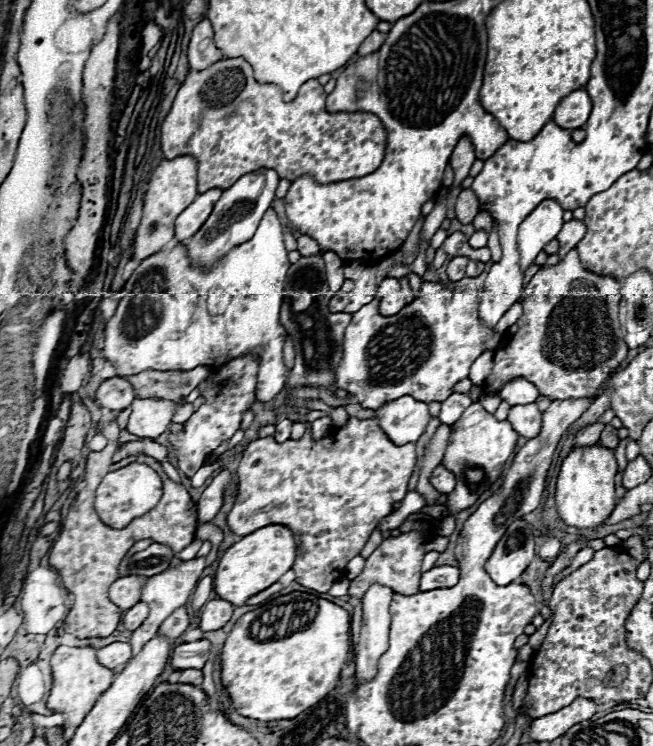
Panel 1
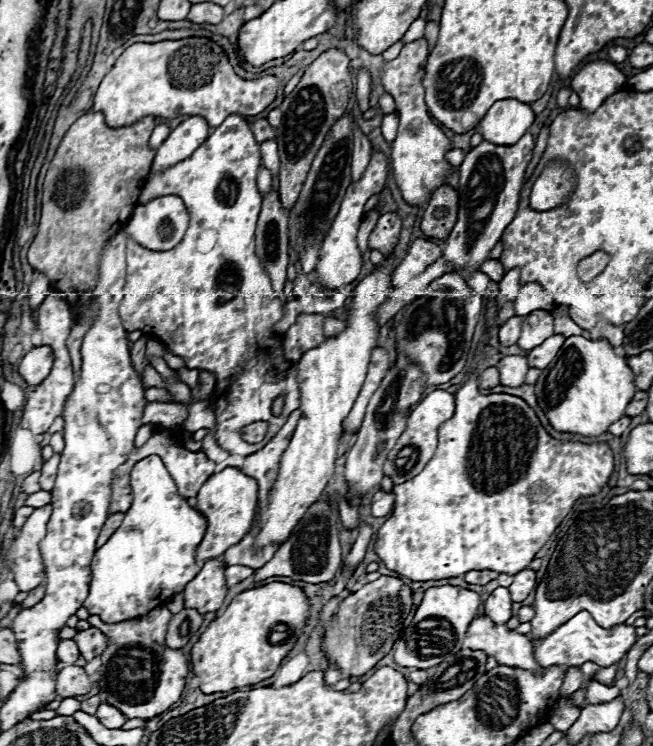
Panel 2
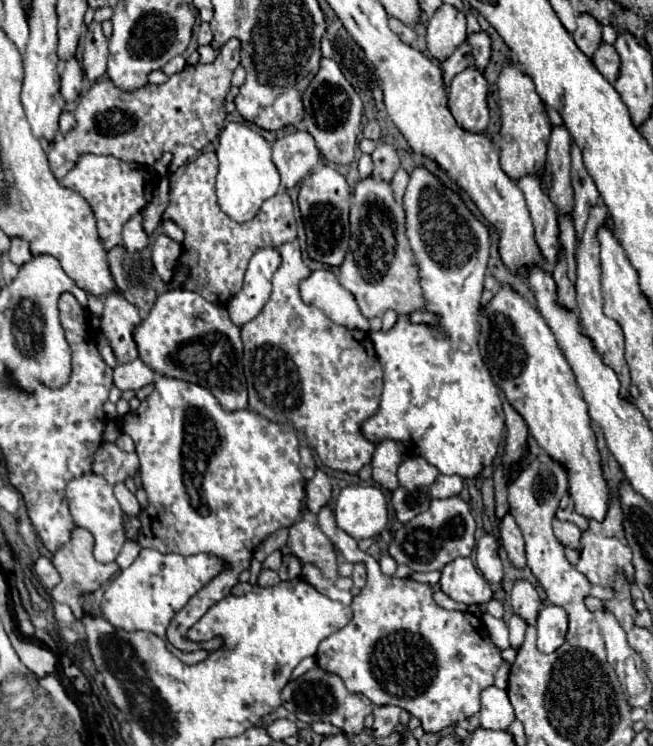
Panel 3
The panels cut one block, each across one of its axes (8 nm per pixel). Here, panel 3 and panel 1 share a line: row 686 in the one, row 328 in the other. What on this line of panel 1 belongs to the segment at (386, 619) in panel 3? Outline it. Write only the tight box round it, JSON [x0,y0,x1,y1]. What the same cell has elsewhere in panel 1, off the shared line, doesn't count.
[330,281,490,410]

